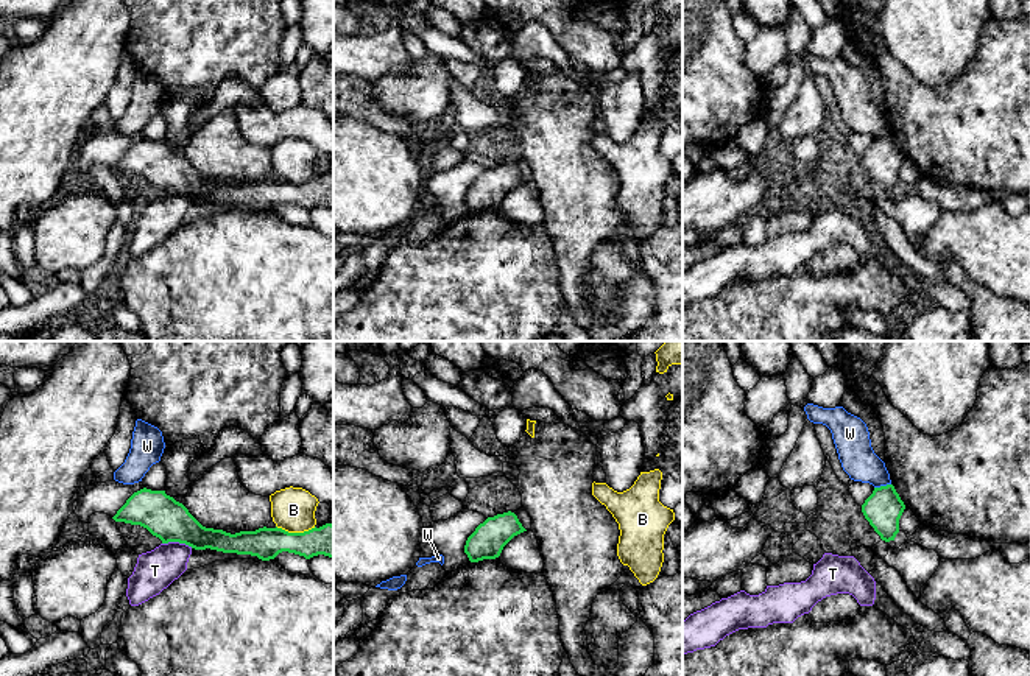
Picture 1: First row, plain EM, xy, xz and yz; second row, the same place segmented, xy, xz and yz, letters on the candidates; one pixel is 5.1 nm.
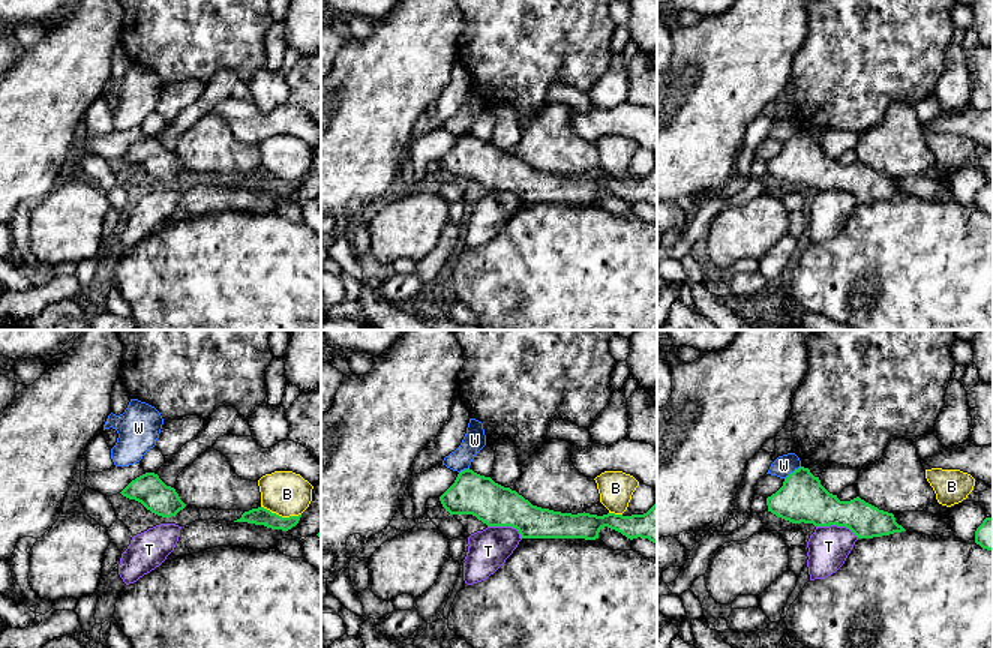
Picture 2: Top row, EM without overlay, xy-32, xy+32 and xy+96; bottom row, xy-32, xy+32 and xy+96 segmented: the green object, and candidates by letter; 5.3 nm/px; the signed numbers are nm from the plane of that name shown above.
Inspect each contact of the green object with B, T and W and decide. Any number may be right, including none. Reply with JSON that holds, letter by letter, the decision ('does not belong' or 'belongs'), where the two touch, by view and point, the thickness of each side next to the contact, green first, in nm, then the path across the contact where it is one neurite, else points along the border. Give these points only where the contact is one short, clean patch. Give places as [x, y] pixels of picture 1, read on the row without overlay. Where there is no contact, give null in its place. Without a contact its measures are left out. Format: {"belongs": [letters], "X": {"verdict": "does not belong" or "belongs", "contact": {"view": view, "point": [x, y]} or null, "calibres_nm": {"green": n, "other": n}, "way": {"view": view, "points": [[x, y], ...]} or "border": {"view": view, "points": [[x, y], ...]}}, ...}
{"belongs": [], "B": {"verdict": "does not belong", "contact": {"view": "xy", "point": [296, 184]}, "calibres_nm": {"green": 170, "other": 220}, "border": {"view": "xy", "points": [[276, 176], [289, 183], [307, 183], [315, 178]]}}, "T": {"verdict": "does not belong", "contact": {"view": "xy", "point": [178, 192]}, "calibres_nm": {"green": 220, "other": 200}}, "W": {"verdict": "does not belong", "contact": {"view": "yz", "point": [882, 137]}, "calibres_nm": {"green": 190, "other": 180}, "border": {"view": "yz", "points": [[890, 134], [874, 139]]}}}

